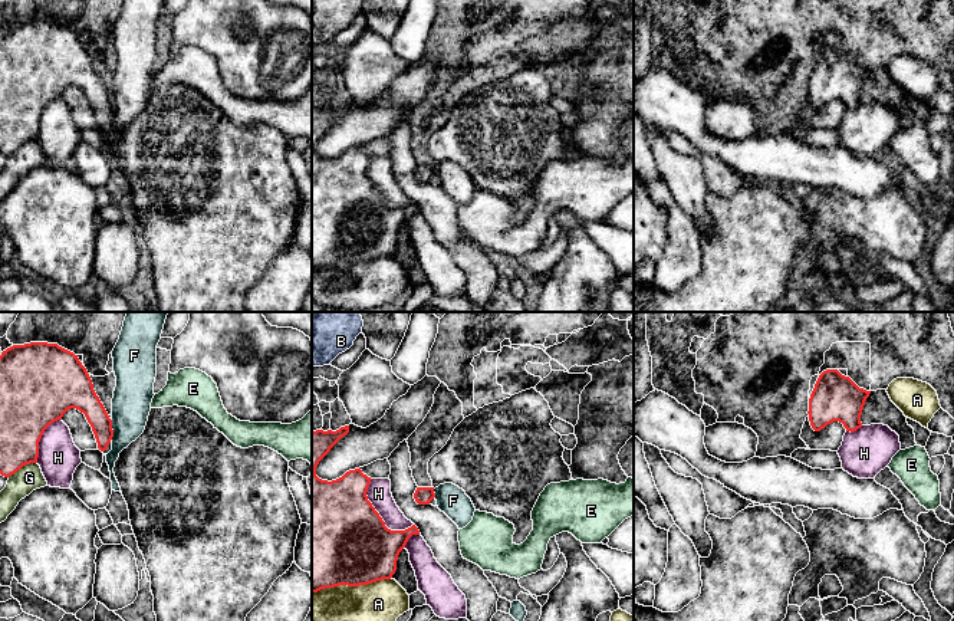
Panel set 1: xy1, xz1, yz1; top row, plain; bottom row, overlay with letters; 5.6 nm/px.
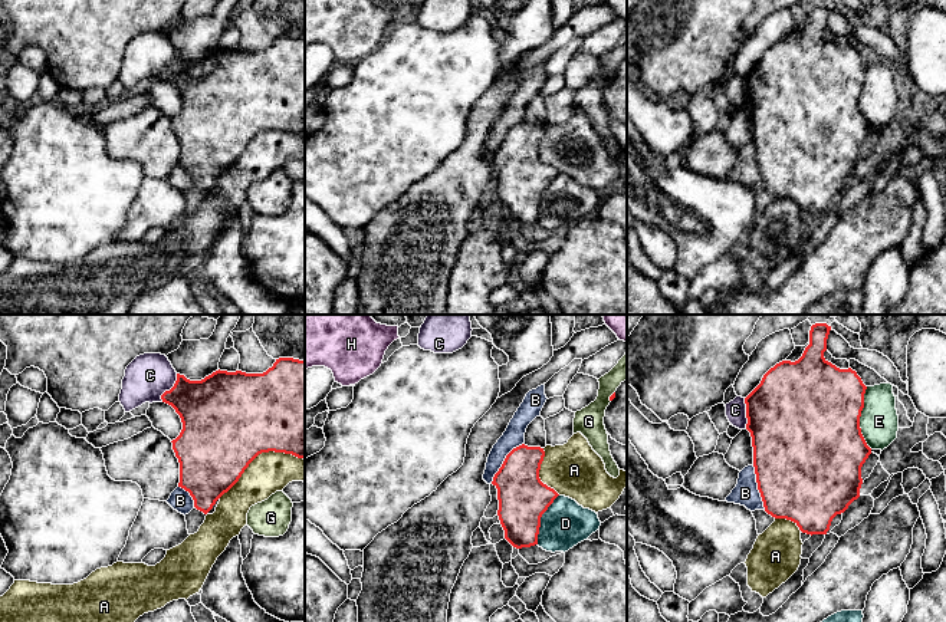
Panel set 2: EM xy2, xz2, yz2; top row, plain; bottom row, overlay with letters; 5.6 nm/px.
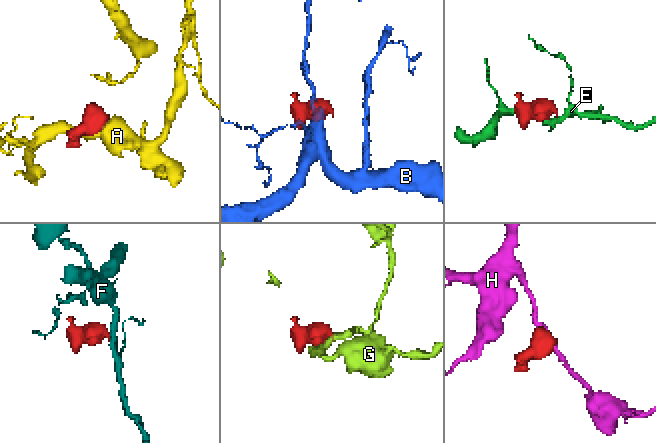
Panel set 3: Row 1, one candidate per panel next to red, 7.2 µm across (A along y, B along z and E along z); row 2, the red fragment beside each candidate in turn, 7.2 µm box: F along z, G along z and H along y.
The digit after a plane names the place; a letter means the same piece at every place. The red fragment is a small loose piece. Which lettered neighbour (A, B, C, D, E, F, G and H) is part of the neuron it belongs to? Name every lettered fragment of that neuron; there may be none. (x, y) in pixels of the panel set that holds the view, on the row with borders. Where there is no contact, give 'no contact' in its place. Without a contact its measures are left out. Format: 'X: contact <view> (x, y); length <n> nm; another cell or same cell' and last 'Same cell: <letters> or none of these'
A: contact xy2 (259, 453); length 550 nm; another cell
B: contact xz2 (503, 461); length 300 nm; another cell
C: contact xy2 (171, 388); length 180 nm; another cell
D: contact xz2 (539, 519); length 300 nm; another cell
E: contact yz2 (859, 418); length 360 nm; another cell
F: contact xy1 (111, 429); length 120 nm; another cell
G: contact xy1 (22, 466); length 180 nm; another cell
H: contact xz1 (378, 515); length 360 nm; another cell
Same cell: none of these

